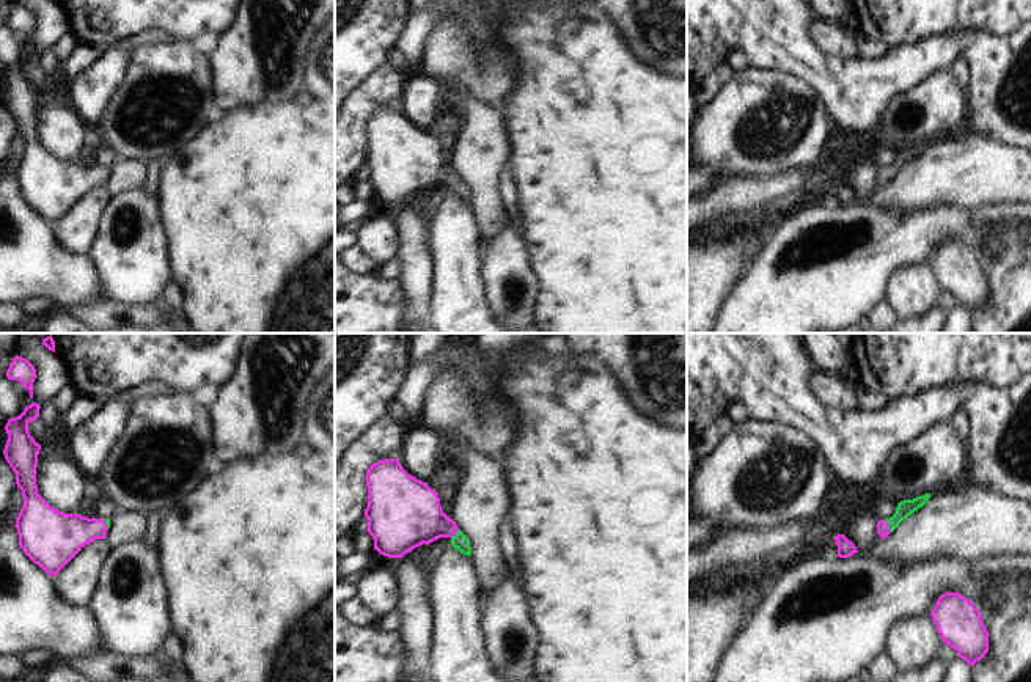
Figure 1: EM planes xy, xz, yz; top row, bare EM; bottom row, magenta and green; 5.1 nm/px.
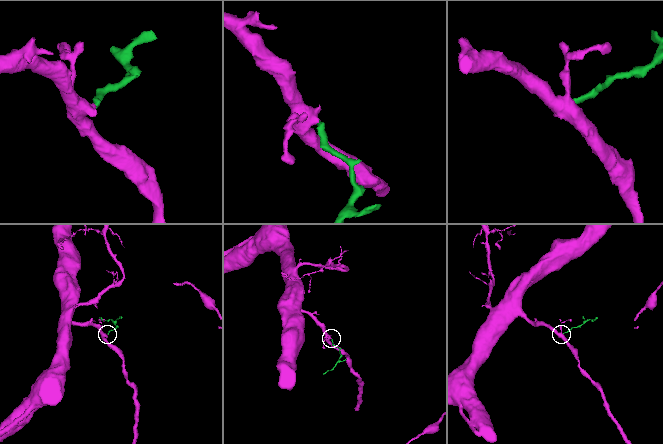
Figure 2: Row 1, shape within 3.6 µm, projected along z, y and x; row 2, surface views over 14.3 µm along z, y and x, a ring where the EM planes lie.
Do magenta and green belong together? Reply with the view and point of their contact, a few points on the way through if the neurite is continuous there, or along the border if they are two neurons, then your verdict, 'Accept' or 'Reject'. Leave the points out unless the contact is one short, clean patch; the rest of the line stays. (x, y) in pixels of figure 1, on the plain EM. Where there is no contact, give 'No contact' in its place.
Touches magenta at yz (888, 175). Path across: yz (884, 178), (888, 175), (906, 156). Accept.

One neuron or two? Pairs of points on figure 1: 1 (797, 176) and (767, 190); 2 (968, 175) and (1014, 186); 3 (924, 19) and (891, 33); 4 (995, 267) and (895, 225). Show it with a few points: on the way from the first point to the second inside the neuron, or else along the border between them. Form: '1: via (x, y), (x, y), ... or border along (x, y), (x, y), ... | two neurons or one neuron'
1: via (789, 181), (775, 187) | one neuron
2: via (979, 175), (1003, 175) | one neuron
3: via (917, 19), (906, 19), (899, 25) | one neuron
4: border along (1001, 228), (1001, 247), (979, 258) | two neurons

